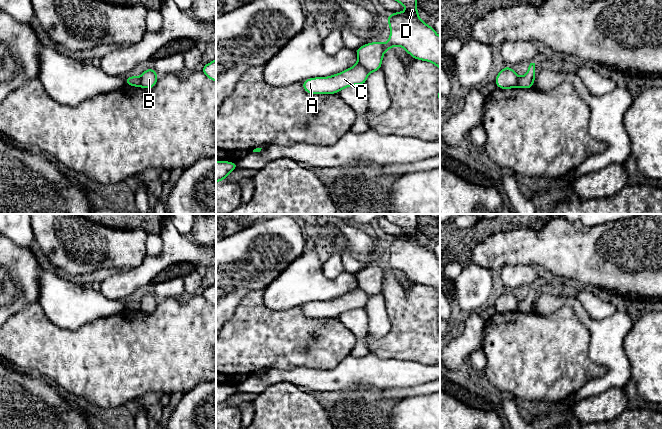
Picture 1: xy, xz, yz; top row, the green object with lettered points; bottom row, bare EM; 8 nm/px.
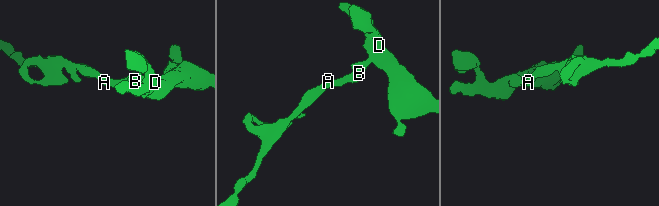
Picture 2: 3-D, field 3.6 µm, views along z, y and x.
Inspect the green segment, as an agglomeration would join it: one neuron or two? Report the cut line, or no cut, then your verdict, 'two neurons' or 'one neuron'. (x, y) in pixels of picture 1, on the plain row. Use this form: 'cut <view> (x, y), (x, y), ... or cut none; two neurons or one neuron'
cut xz (358, 287), (369, 296); two neurons

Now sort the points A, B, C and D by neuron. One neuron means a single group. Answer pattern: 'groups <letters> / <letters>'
groups A C / B D

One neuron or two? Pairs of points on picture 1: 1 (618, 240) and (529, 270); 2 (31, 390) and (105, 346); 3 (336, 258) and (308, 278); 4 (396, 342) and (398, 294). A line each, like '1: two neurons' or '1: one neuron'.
1: two neurons
2: two neurons
3: two neurons
4: one neuron

